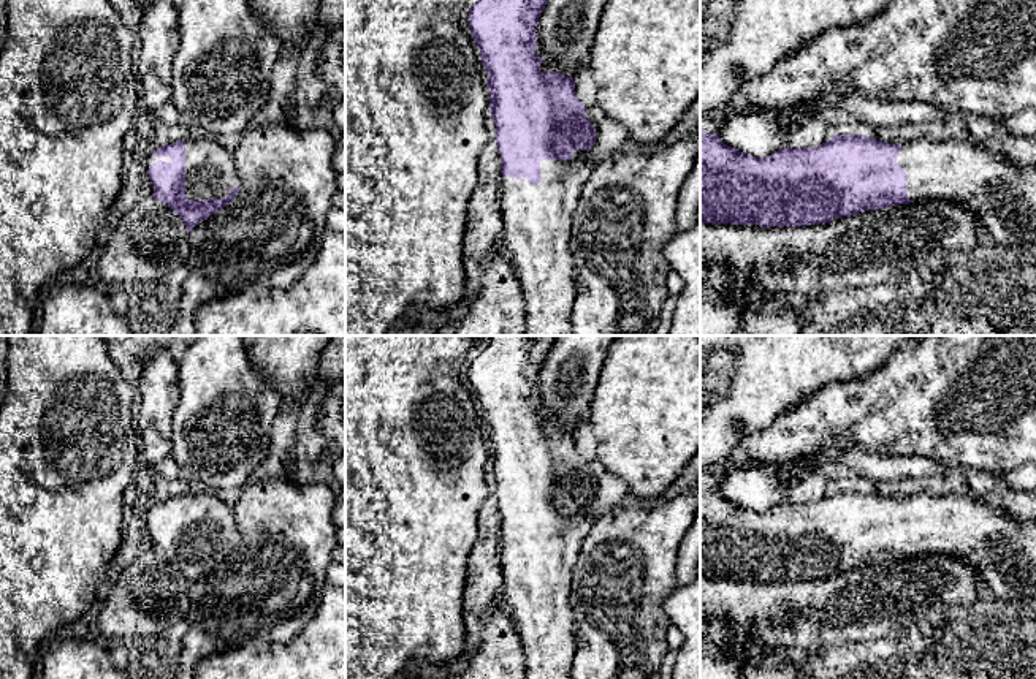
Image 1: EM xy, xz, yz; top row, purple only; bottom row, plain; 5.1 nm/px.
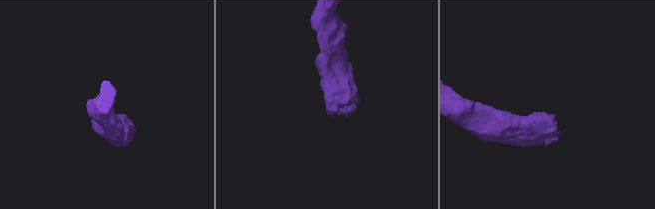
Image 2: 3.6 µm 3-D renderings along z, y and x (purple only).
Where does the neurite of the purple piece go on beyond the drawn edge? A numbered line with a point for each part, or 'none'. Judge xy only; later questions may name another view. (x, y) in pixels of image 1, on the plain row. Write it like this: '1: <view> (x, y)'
1: xy (209, 523)

